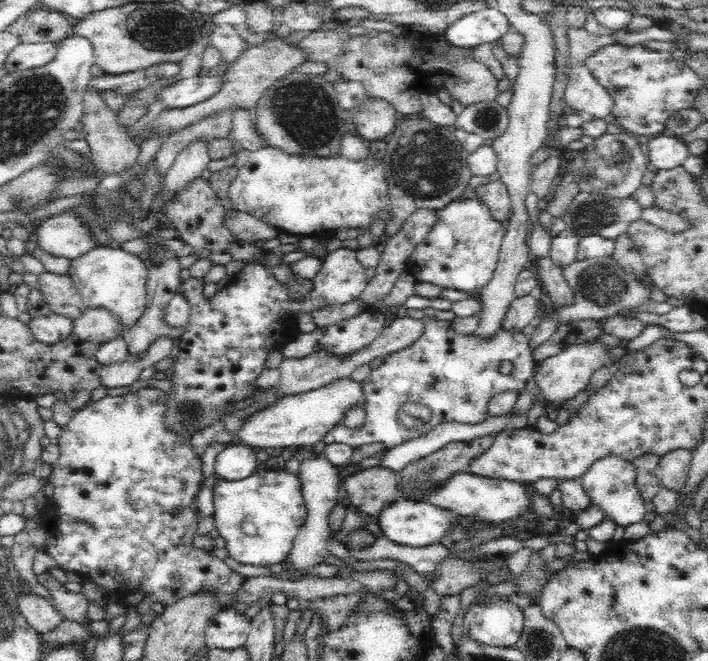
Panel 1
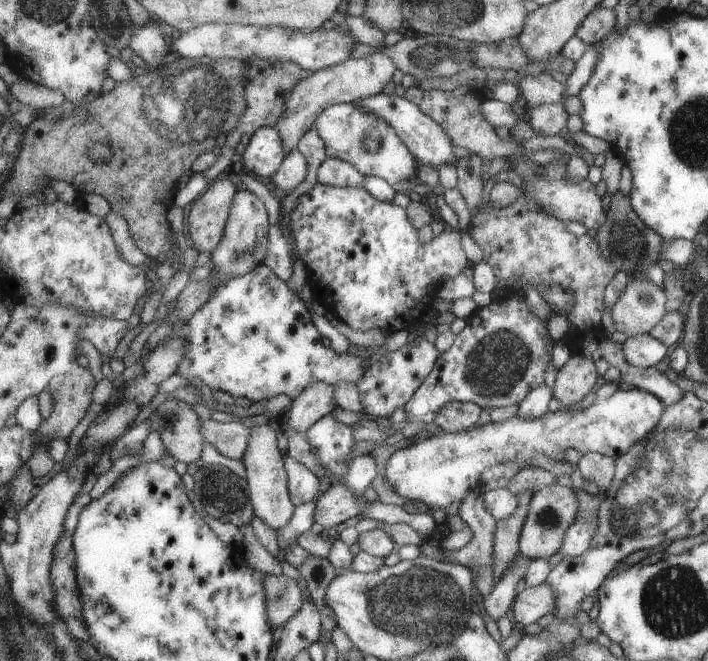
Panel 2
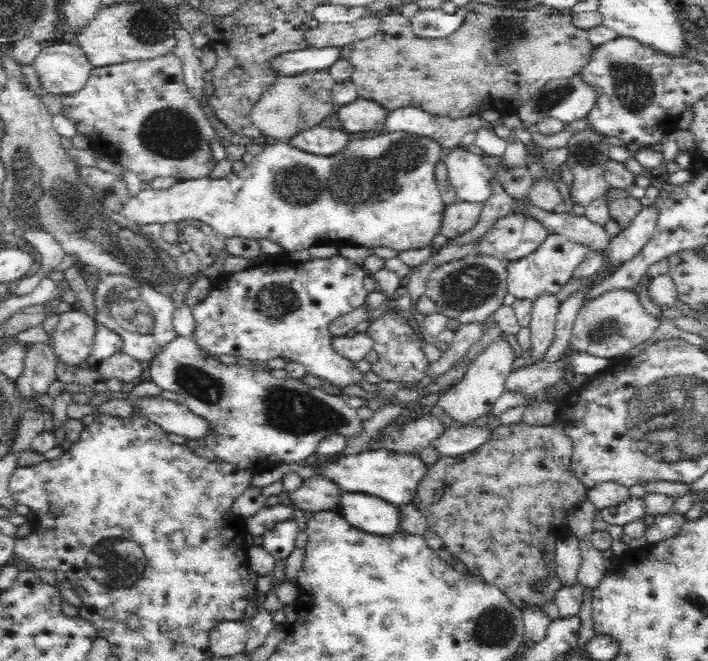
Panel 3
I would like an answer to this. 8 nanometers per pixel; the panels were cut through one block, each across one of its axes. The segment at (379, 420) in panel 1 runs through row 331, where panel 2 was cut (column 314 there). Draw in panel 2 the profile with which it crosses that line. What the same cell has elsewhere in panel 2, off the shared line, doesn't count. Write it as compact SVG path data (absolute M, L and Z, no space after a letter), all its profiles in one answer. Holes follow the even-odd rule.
M334 410L328 412L318 422L314 422L305 434L309 447L319 457L322 466L334 476L334 480L338 480L338 476L342 476L348 470L352 458L338 460L332 456L348 456L356 438L354 432L350 432L352 430L350 426L338 424L334 420L333 412ZM318 494L314 500L297 506L293 513L293 518L290 518L290 521L286 522L286 525L277 531L278 559L280 563L284 561L284 556L288 552L288 546L297 544L296 540L298 540L298 536L302 532L315 528L314 513L317 510L318 499L320 497L321 494Z

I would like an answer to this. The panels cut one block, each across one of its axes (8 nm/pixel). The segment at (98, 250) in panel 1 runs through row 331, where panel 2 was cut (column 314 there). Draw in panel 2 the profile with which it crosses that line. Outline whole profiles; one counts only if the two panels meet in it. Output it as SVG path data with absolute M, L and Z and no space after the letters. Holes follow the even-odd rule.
M338 103L326 107L314 121L313 126L326 146L328 157L340 158L356 166L364 175L386 180L392 186L398 182L415 180L418 160L412 154L386 120L356 108L354 103Z

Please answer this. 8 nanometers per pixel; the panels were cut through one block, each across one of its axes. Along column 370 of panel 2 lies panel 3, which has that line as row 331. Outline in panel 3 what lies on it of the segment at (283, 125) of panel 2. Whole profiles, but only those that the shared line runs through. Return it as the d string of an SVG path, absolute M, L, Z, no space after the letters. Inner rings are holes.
M78 306L58 315L59 321L52 334L53 351L64 364L82 364L92 357L98 323Z

